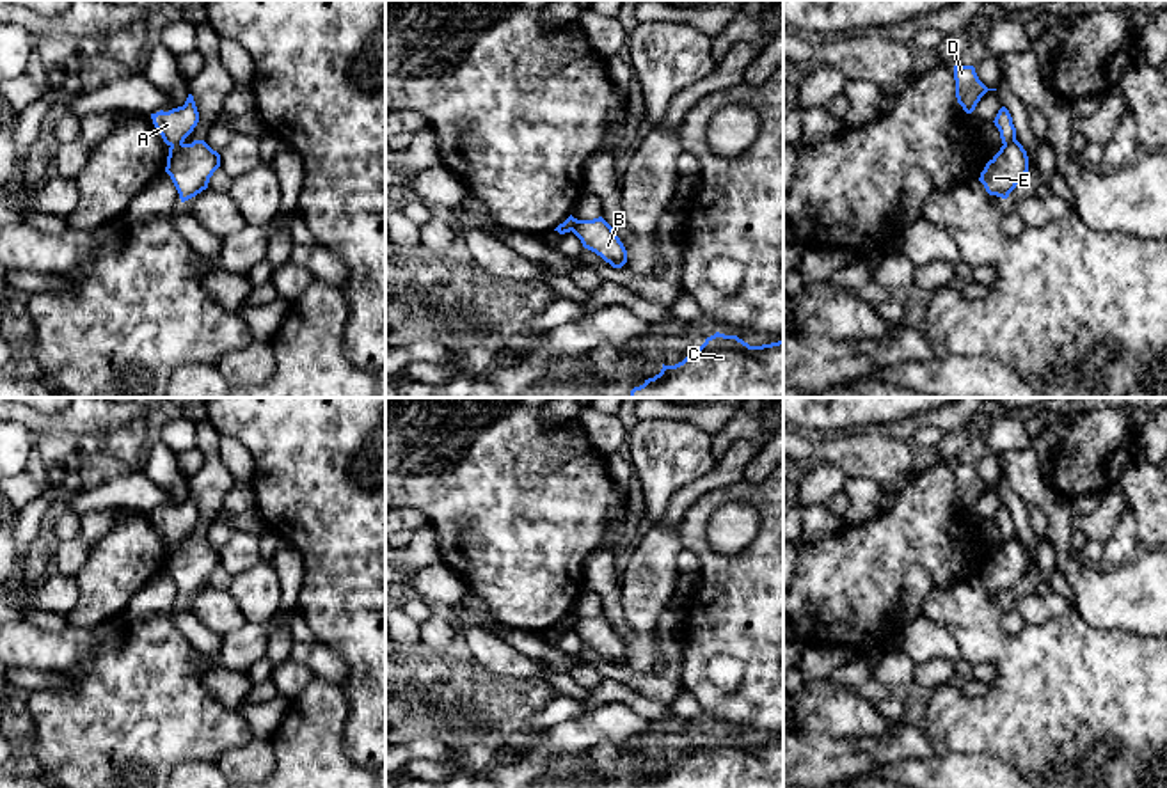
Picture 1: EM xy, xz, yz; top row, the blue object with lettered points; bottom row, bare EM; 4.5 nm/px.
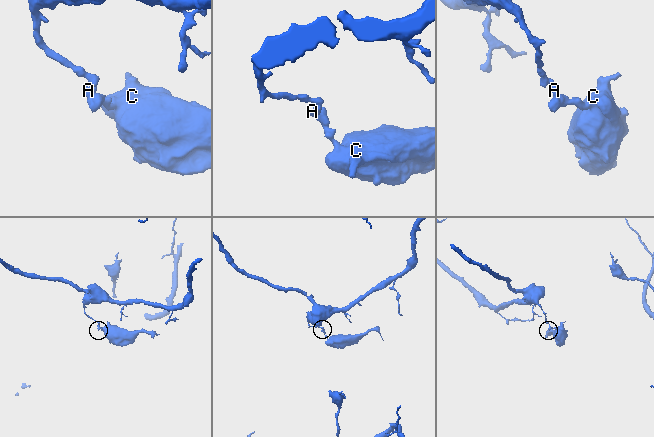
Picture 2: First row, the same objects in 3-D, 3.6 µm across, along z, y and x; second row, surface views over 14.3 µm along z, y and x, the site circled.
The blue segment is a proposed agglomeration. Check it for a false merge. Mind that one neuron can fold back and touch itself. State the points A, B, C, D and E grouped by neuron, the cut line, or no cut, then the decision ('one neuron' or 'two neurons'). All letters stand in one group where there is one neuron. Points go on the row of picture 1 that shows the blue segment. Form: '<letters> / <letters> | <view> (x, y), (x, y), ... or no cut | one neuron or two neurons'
A D / B C E | xy (182, 142), (171, 146) | two neurons

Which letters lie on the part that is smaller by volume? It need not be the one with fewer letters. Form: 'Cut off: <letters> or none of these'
Cut off: B, C, E

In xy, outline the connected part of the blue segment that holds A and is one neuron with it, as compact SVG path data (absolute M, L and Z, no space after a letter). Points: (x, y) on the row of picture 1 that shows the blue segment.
M188 94L183 106L169 112L151 114L153 124L167 146L183 144L199 122L199 112L194 96Z

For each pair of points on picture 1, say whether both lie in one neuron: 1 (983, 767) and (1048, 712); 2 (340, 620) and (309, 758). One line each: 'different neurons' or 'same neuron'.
1: different neurons
2: different neurons

